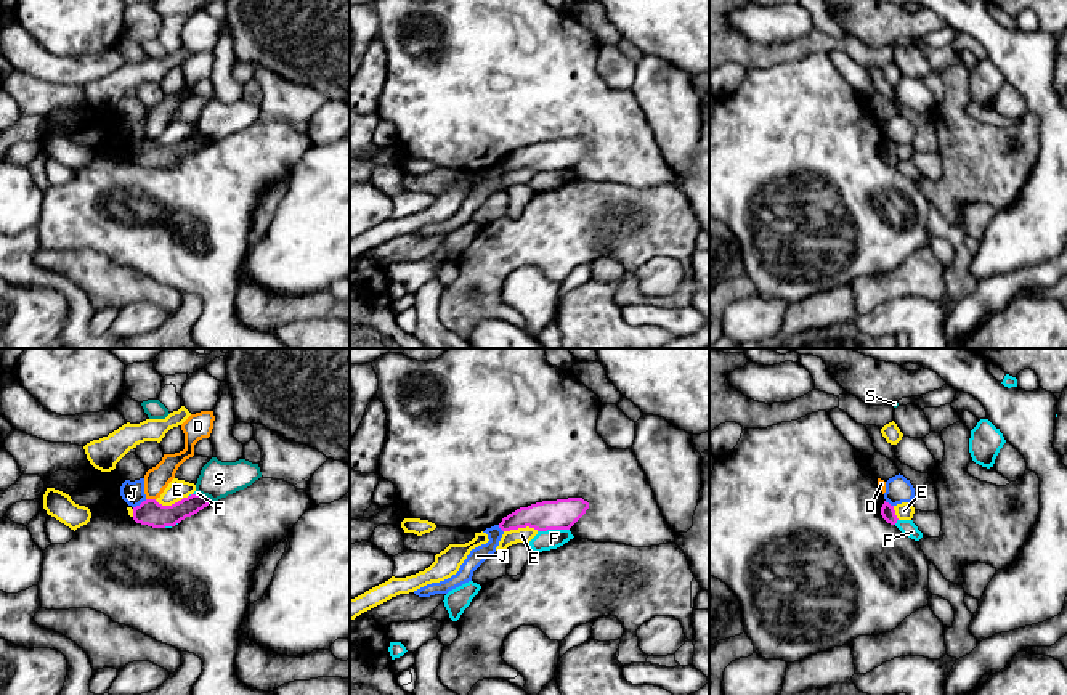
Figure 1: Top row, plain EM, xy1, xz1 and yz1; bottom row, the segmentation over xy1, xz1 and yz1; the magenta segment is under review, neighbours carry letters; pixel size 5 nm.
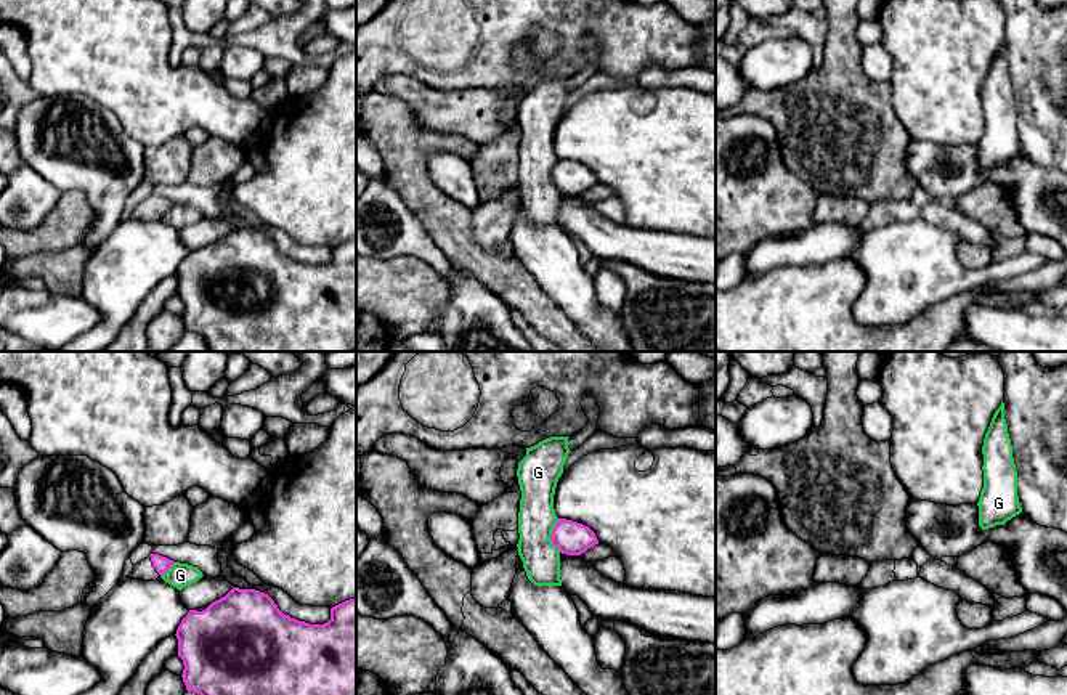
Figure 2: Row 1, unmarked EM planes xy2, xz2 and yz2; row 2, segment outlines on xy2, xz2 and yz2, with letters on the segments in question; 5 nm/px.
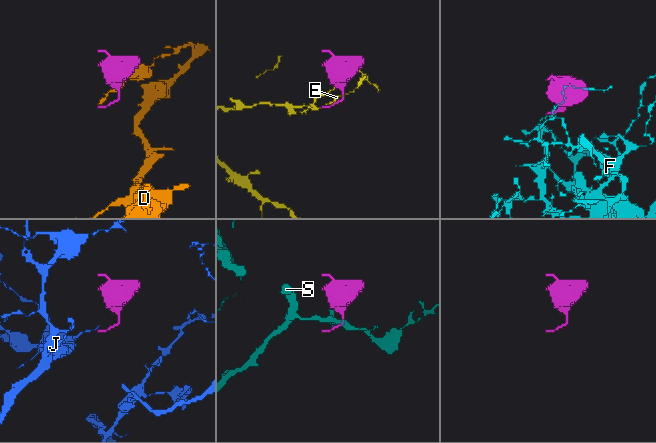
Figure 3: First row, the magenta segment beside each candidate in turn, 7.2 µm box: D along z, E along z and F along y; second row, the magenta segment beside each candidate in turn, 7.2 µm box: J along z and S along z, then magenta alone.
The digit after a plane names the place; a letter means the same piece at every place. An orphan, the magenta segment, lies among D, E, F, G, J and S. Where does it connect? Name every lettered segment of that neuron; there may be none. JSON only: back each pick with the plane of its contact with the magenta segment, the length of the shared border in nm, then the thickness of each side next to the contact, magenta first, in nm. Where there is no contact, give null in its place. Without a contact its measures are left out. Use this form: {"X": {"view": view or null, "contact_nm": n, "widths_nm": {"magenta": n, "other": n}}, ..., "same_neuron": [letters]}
{"same_neuron": []}

